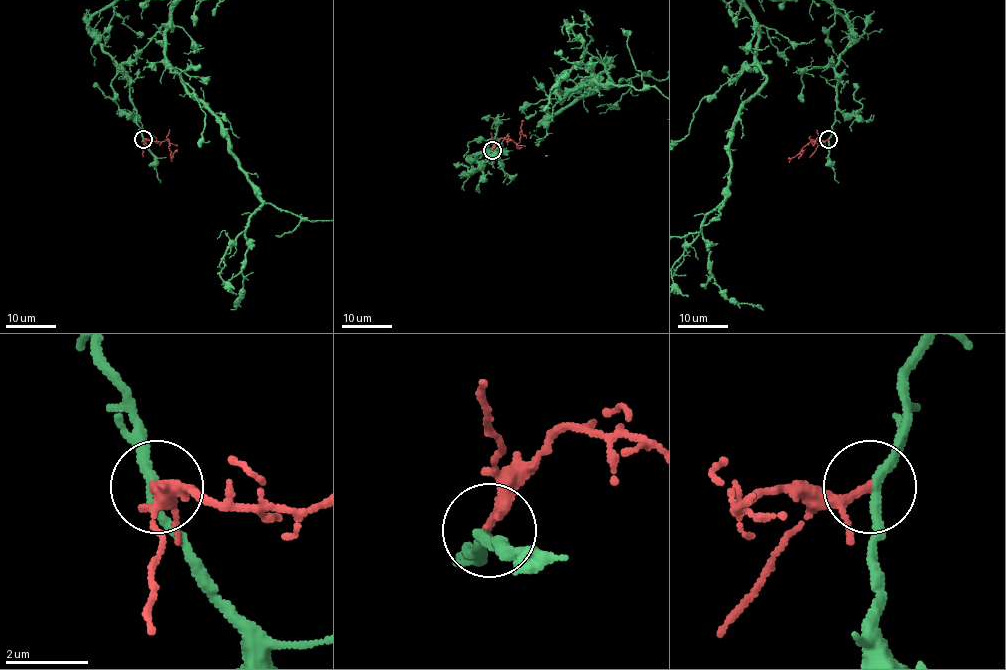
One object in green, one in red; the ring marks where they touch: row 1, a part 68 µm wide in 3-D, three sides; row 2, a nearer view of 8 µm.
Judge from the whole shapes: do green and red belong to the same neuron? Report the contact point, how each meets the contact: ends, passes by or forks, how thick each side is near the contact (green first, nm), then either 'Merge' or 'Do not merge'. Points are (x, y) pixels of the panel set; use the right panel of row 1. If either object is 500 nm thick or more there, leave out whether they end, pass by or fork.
Place: (828, 139). At the ring green passes by. At the ring red passes by. Thickness 240 nm (green) against 160 nm. Do not merge

